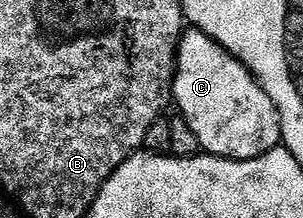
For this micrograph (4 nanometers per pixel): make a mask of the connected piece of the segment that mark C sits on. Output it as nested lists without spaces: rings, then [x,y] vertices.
[[[189,29],[182,34],[177,46],[177,74],[173,77],[172,98],[179,110],[180,118],[195,129],[202,152],[218,155],[221,159],[254,159],[271,149],[282,146],[281,118],[267,93],[257,83],[257,78],[245,68],[223,45],[219,45],[210,35]]]

